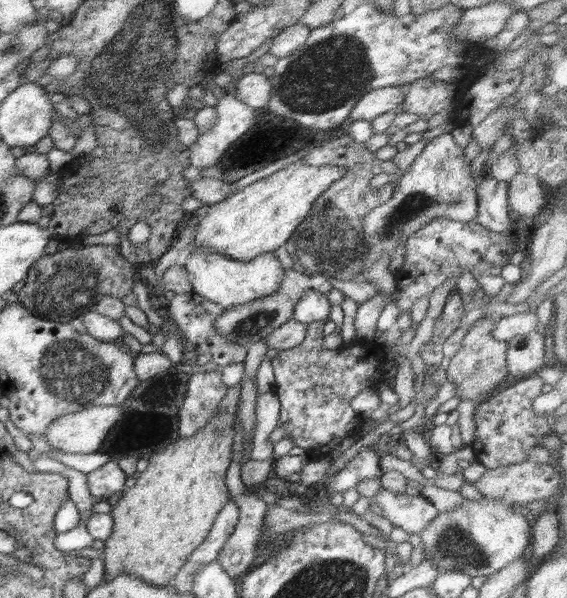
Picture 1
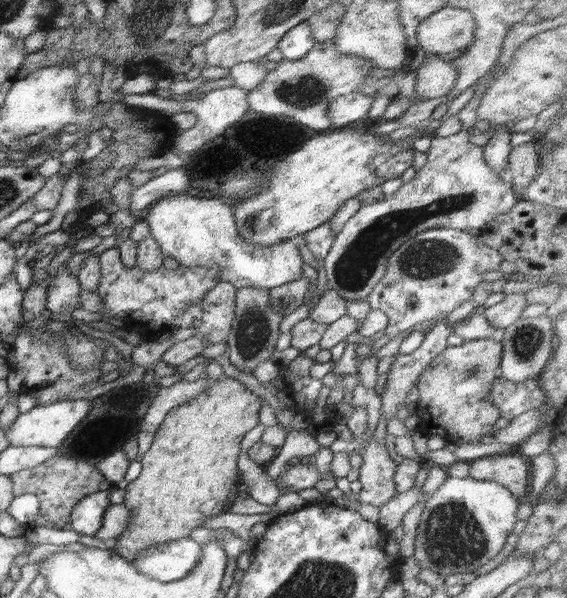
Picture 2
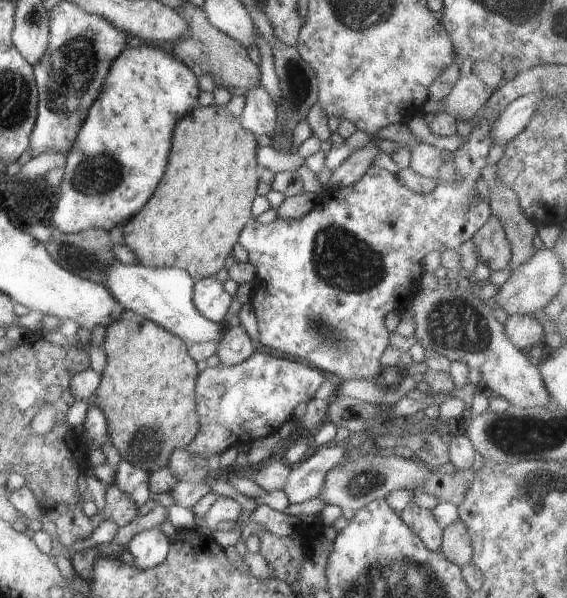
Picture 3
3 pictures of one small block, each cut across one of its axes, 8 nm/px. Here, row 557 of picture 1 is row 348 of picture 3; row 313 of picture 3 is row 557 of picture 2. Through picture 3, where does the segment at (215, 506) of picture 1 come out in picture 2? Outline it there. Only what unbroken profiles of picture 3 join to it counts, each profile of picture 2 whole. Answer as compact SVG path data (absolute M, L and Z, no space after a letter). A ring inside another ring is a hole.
M223 375L202 390L195 398L172 408L164 423L155 432L150 449L142 455L142 470L139 476L126 485L124 505L130 508L129 530L120 534L116 546L111 550L127 561L144 549L186 538L208 517L224 512L228 500L239 486L238 462L241 456L241 443L248 431L259 424L261 398L240 384L235 378Z

